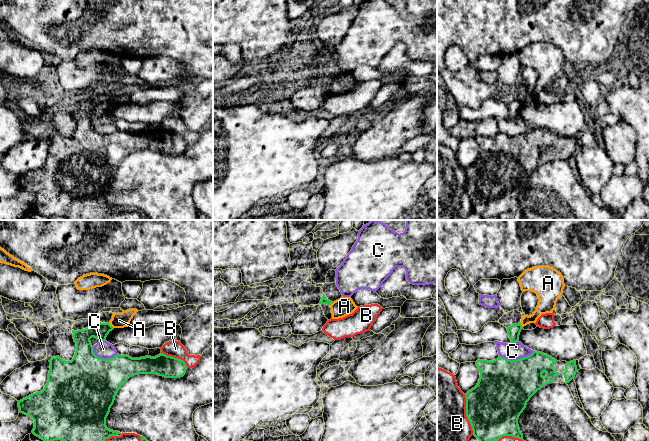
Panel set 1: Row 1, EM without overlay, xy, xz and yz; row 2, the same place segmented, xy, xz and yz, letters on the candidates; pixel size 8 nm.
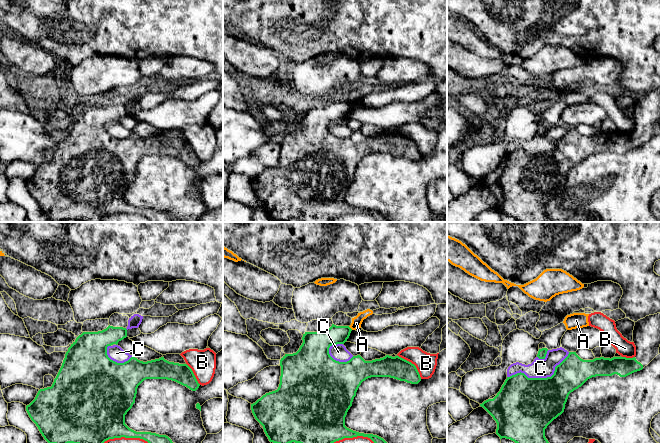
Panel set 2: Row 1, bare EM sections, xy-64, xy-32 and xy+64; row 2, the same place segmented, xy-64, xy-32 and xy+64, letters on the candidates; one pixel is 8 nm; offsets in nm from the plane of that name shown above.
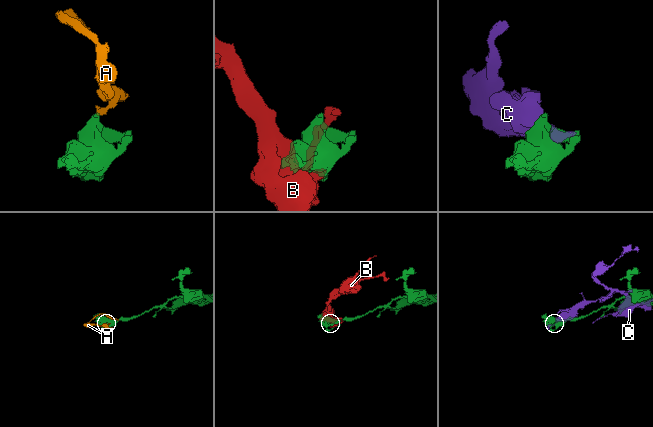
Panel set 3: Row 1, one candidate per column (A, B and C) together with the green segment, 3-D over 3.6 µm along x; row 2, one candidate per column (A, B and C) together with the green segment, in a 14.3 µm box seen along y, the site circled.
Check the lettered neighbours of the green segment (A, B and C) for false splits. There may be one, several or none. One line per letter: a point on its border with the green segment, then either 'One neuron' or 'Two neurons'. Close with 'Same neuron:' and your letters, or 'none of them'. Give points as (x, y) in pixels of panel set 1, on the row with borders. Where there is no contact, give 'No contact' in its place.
A: Touches green at xy (111, 326). Two neurons
B: Touches green at yz (466, 414). Two neurons
C: Touches green at yz (517, 359). Two neurons
Same neuron: none of them

